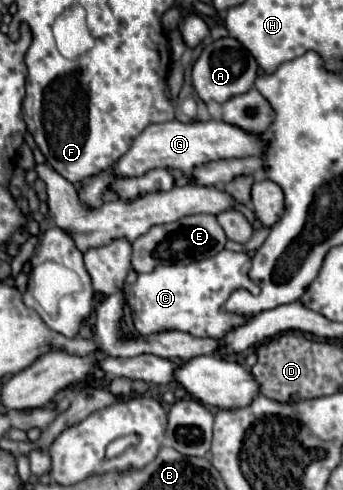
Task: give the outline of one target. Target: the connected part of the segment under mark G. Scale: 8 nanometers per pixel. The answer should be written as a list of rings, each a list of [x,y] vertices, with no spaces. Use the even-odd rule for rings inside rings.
[[[177,120],[163,122],[163,124],[149,124],[131,144],[129,152],[123,154],[111,168],[91,176],[83,182],[79,188],[79,200],[87,204],[87,208],[99,208],[103,204],[103,194],[111,188],[111,184],[117,178],[137,178],[153,168],[179,168],[185,174],[193,170],[193,166],[201,166],[211,160],[223,160],[223,158],[245,158],[245,156],[257,156],[261,154],[265,144],[259,140],[259,136],[247,134],[241,128],[235,128],[231,124],[209,120],[209,122],[191,122],[183,124]]]

